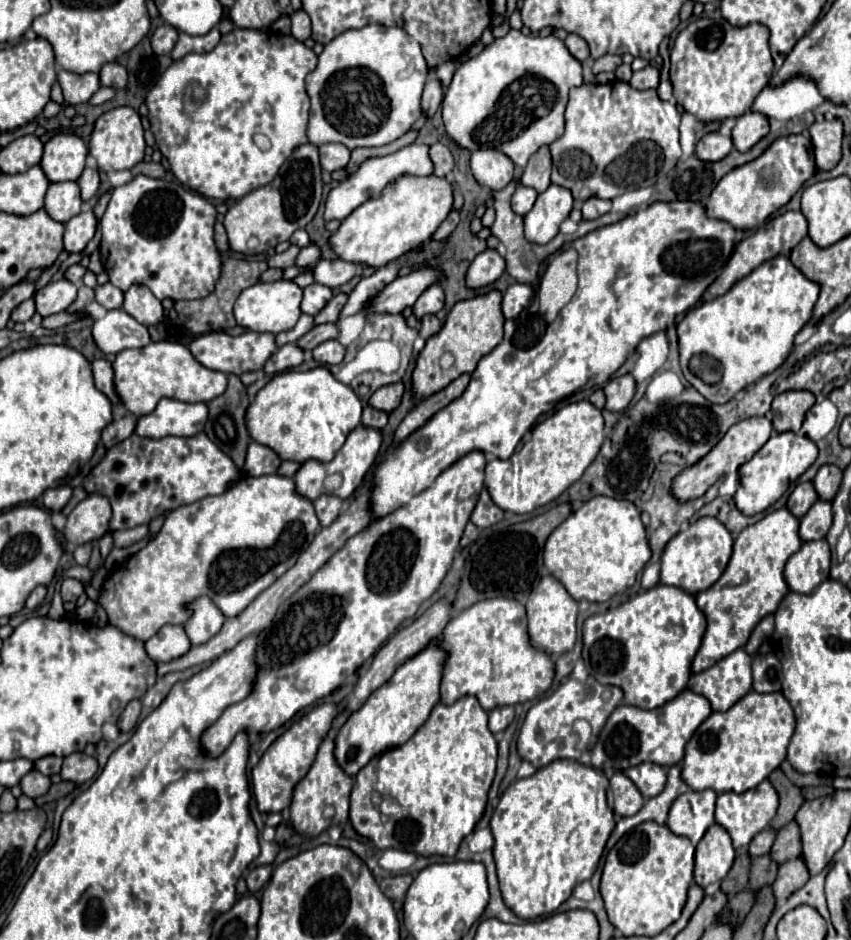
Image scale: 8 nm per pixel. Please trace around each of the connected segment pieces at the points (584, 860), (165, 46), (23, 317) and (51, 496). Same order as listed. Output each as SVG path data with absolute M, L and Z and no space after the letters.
M558 759L540 767L534 775L514 781L502 795L490 829L494 835L494 859L498 869L500 891L504 903L522 919L536 919L554 913L574 891L574 887L590 879L598 867L604 845L616 825L614 813L606 803L608 777L590 765L572 759Z
M160 25L152 35L152 49L156 55L170 55L172 47L176 45L178 31L172 25Z
M28 299L28 301L20 303L20 307L16 307L16 309L12 311L10 319L12 319L14 323L18 323L18 321L24 323L24 321L28 321L32 315L34 315L34 299Z
M62 485L62 487L54 487L54 489L44 491L42 503L48 511L62 511L62 507L68 503L70 497L72 497L72 489L68 485Z

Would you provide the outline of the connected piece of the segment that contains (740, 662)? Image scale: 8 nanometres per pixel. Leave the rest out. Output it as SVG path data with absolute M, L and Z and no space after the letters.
M736 649L708 671L694 673L688 681L688 689L704 695L710 701L712 711L728 711L752 689L750 665L752 657L744 649Z

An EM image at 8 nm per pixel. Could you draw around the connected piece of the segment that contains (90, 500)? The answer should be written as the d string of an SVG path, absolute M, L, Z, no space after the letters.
M88 495L68 515L68 521L64 527L66 541L72 545L84 545L88 541L100 539L108 531L110 515L112 515L112 509L106 497Z

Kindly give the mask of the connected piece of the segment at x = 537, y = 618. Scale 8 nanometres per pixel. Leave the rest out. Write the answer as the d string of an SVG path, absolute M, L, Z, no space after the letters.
M546 575L538 583L538 587L530 593L526 601L526 613L528 613L528 635L536 649L542 649L550 655L560 655L574 647L578 601L574 601L568 595L564 585L554 575Z

